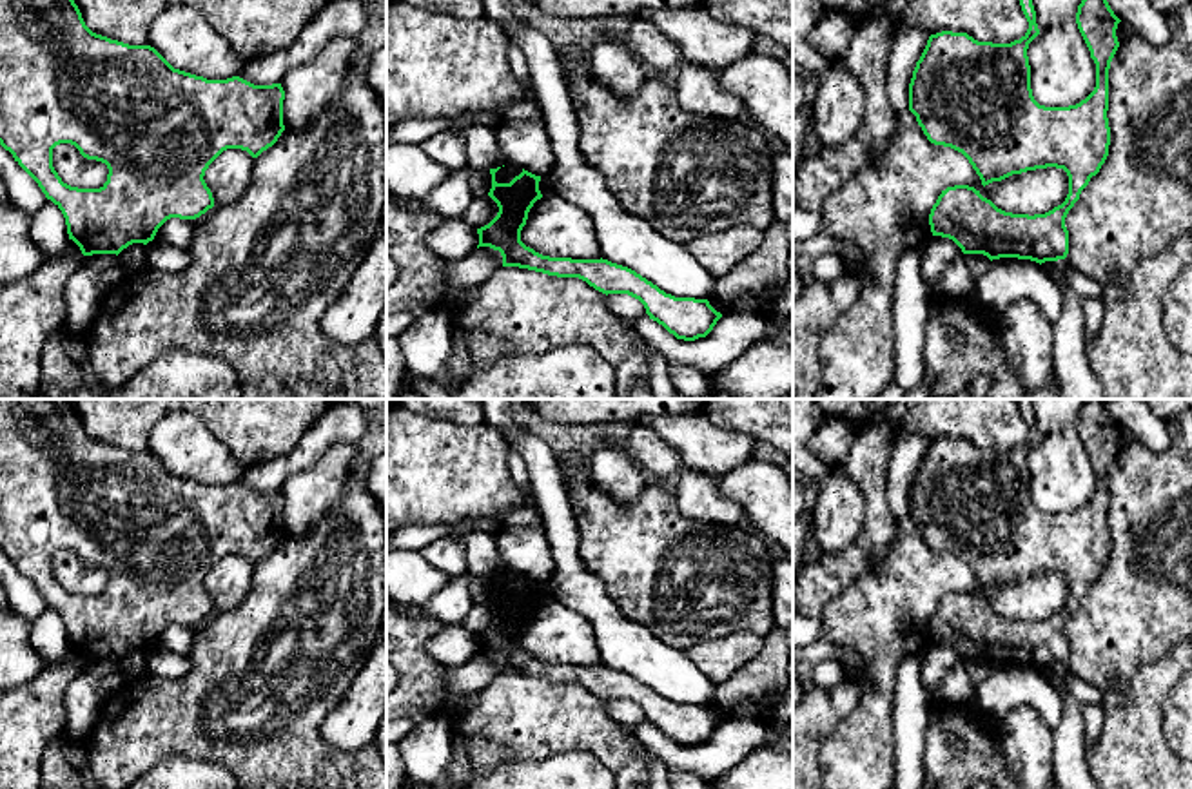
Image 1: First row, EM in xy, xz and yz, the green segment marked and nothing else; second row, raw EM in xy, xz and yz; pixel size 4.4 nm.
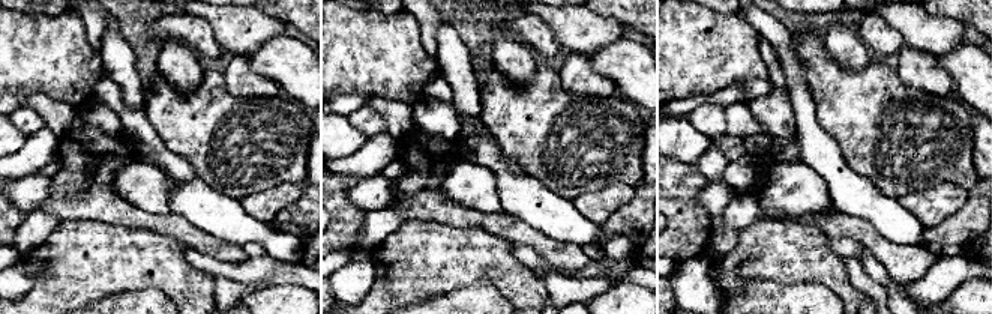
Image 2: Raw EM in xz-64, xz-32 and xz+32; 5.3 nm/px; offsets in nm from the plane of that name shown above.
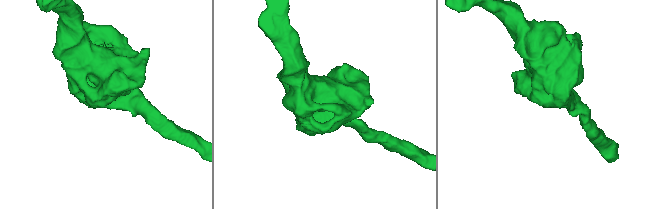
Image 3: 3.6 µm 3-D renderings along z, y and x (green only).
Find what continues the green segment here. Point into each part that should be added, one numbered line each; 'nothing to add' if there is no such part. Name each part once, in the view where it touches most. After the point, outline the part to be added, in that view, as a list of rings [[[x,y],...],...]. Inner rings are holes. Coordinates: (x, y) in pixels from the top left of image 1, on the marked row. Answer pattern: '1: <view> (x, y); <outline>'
nothing to add

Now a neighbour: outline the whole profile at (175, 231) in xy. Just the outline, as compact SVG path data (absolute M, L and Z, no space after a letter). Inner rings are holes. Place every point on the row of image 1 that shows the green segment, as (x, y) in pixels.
M167 219L156 232L154 239L171 243L178 248L189 248L198 223L194 219Z

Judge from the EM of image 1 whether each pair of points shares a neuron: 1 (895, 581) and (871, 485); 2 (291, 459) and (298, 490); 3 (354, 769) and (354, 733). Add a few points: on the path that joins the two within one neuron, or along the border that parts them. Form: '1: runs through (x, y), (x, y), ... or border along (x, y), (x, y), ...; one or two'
1: border along (898, 519), (895, 541), (884, 561), (857, 579); two
2: border along (331, 447), (280, 488); two
3: border along (320, 726), (320, 735), (341, 751), (367, 746); two

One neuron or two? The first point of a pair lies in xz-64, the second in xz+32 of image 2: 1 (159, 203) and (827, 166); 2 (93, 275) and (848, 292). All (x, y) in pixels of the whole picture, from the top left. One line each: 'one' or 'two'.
1: two
2: one

